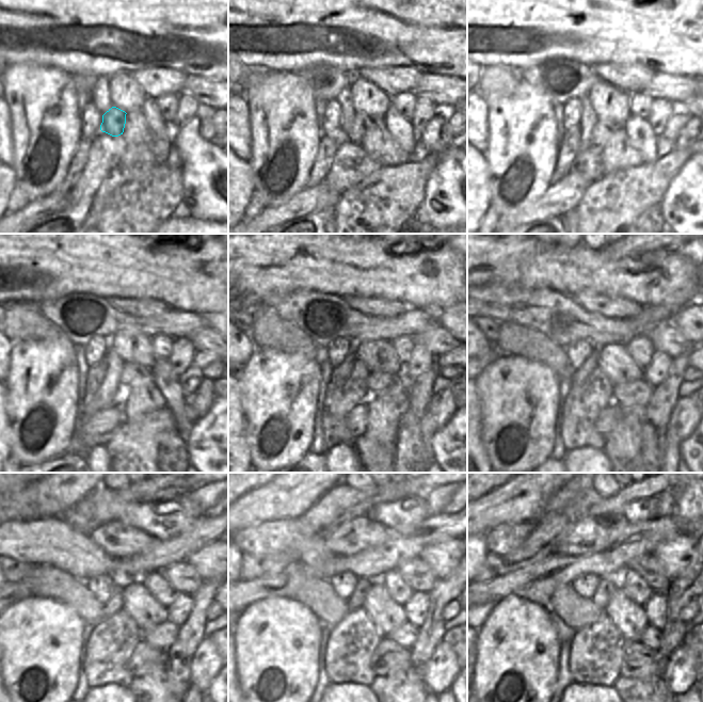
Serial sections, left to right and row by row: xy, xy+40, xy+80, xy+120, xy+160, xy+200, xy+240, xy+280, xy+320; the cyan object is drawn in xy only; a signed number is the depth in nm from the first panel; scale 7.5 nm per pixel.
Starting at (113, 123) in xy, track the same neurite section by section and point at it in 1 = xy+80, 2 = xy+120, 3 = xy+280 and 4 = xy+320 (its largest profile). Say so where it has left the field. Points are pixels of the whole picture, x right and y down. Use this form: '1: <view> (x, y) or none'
1: xy+80 (604, 129)
2: xy+120 (130, 371)
3: xy+280 (405, 635)
4: xy+320 (651, 637)

